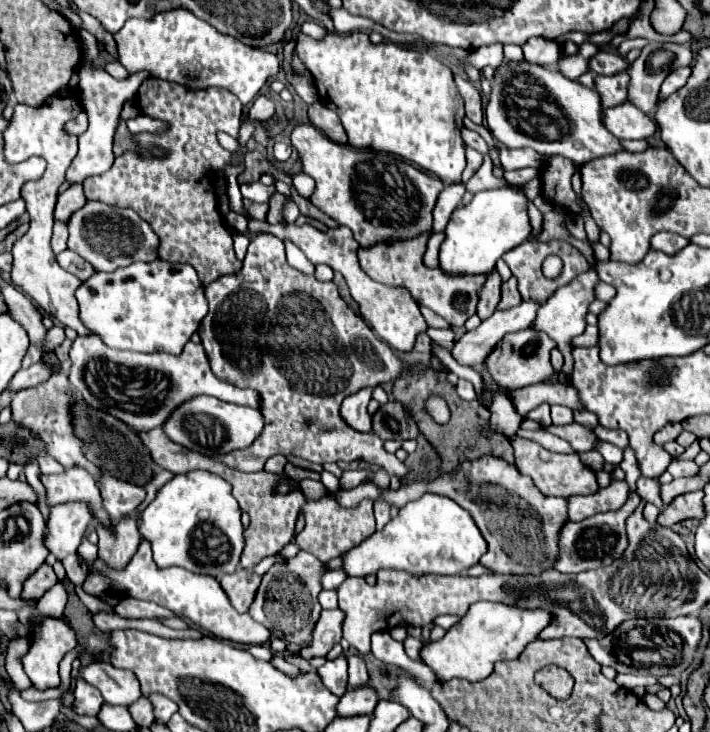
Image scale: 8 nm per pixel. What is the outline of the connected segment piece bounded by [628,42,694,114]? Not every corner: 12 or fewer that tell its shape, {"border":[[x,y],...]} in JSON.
{"border":[[650,42],[630,64],[628,100],[650,114],[662,80],[690,66],[690,44]]}

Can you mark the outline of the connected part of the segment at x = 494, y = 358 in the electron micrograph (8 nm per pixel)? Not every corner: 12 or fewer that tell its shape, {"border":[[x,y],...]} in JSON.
{"border":[[544,332],[504,336],[484,360],[502,390],[542,384],[556,370]]}

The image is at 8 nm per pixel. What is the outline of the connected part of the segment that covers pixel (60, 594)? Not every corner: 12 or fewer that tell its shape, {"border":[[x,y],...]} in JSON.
{"border":[[55,584],[36,602],[44,616],[60,618],[66,606],[66,590]]}

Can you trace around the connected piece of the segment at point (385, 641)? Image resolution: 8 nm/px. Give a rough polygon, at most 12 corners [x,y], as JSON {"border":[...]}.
{"border":[[388,630],[372,634],[372,654],[384,664],[422,678],[430,688],[434,674],[412,660]]}

